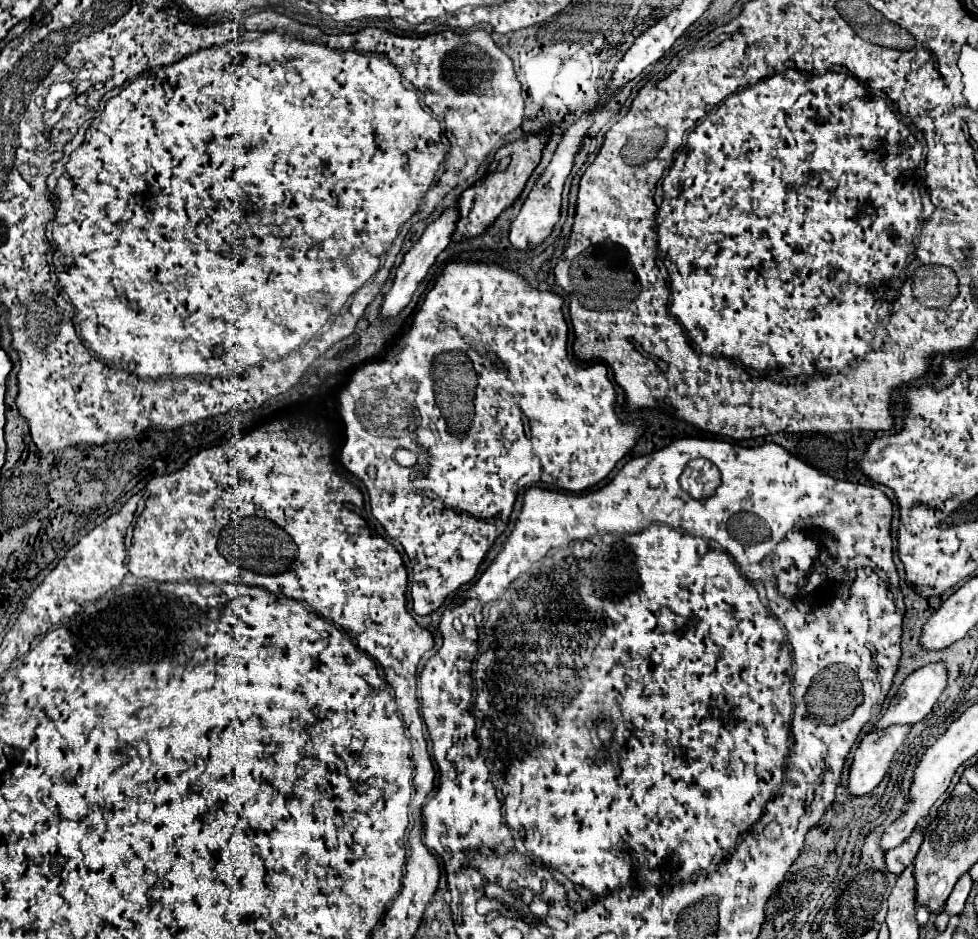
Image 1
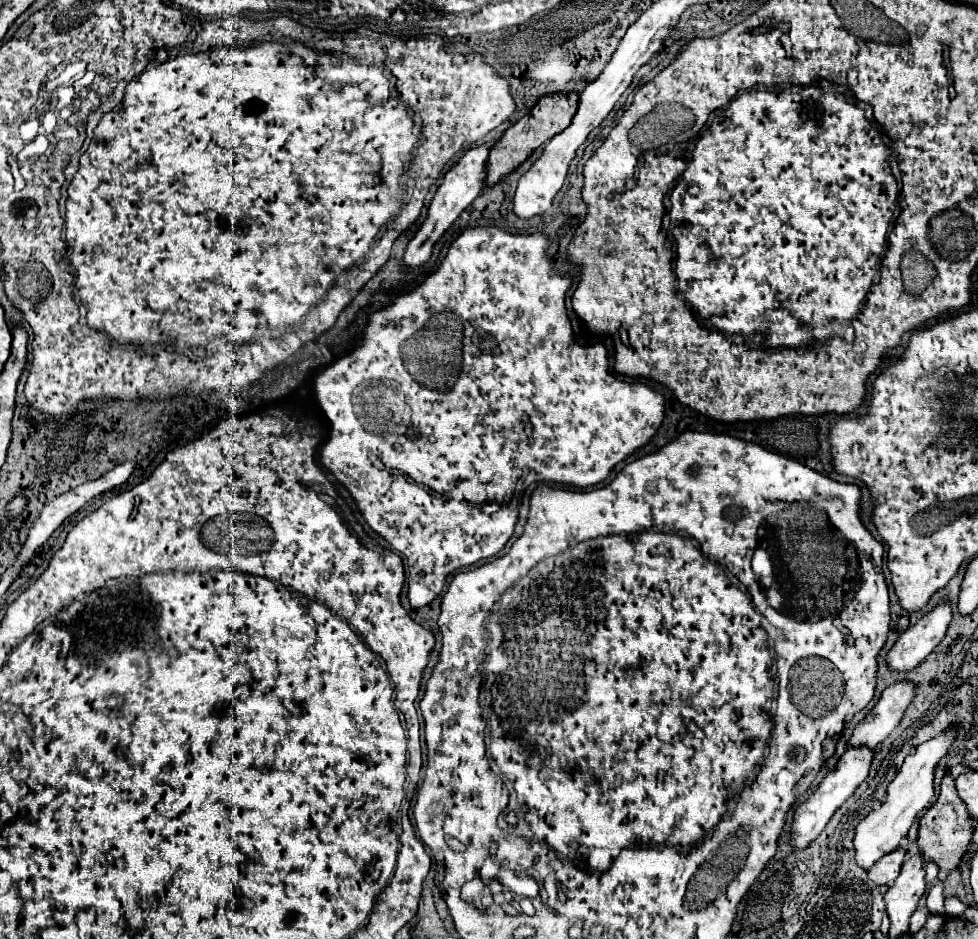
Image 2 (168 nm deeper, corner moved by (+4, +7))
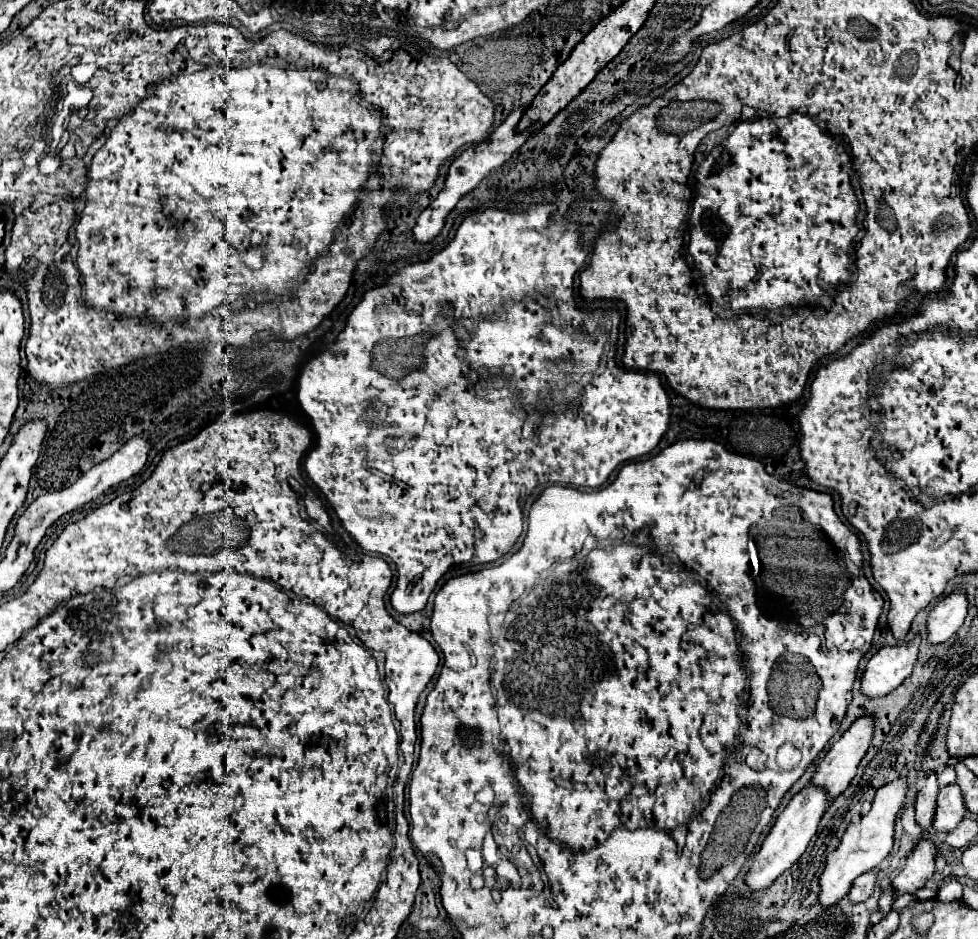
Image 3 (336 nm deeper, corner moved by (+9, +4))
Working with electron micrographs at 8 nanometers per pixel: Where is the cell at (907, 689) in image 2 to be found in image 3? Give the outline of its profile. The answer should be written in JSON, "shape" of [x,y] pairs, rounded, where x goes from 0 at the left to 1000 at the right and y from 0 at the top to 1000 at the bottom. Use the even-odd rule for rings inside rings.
{"shape":[[[878,765],[835,814],[835,822],[829,829],[829,835],[842,839],[846,850],[854,852],[872,831],[876,816],[891,792],[891,786],[891,765]]]}

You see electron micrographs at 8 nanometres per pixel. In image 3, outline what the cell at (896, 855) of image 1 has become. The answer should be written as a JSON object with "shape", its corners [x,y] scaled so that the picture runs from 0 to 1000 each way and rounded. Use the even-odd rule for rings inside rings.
{"shape":[[[887,929],[887,931],[878,933],[878,935],[872,939],[872,944],[870,944],[868,952],[866,952],[868,961],[870,961],[870,963],[876,963],[876,961],[887,958],[887,956],[891,954],[891,950],[893,950],[895,937],[897,937],[897,931],[895,931],[895,929]]]}

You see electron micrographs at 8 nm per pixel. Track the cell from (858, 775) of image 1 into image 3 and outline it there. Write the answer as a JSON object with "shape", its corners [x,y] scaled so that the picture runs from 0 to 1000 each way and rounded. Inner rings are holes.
{"shape":[[[825,837],[823,841],[819,841],[817,846],[813,846],[809,850],[805,860],[794,869],[788,886],[780,895],[778,905],[772,909],[770,920],[766,922],[766,927],[762,931],[762,941],[768,950],[786,946],[794,933],[799,933],[803,927],[807,927],[817,916],[817,912],[823,907],[827,895],[833,890],[835,878],[837,878],[839,869],[844,867],[844,863],[848,860],[848,856],[850,854],[846,852],[842,839],[833,839],[833,837]]]}

